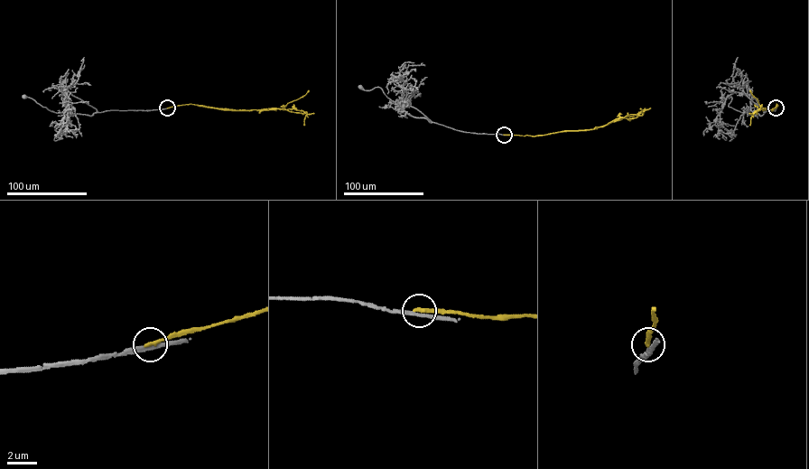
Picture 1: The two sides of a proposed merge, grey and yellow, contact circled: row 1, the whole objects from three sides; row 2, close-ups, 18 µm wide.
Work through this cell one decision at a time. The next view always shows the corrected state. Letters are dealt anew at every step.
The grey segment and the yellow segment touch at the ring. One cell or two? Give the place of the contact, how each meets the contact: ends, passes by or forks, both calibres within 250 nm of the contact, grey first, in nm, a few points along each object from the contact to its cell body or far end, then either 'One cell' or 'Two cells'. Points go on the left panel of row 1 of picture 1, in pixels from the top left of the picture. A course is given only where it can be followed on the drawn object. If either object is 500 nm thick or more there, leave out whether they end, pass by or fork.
Place: (167, 107). At the ring grey passes by. At the ring yellow ends. Thickness 240 nm (grey) against 280 nm. Course of grey: (167, 108), (111, 110), (89, 116), (74, 114), (65, 108), (55, 112), (24, 97). Course of yellow: (167, 108), (190, 104), (236, 110), (275, 107), (306, 112), (303, 125). Two cells

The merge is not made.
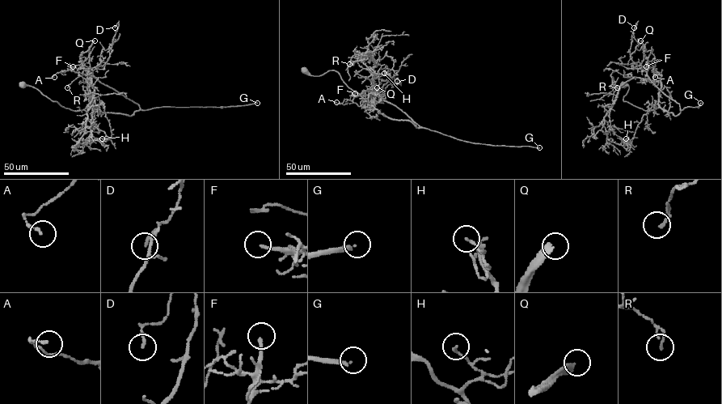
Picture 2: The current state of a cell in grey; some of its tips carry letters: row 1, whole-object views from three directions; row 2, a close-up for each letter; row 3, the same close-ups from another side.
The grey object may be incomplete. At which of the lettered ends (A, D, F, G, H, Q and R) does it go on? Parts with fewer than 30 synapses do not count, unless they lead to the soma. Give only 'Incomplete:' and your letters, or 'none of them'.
Incomplete: F, G, Q

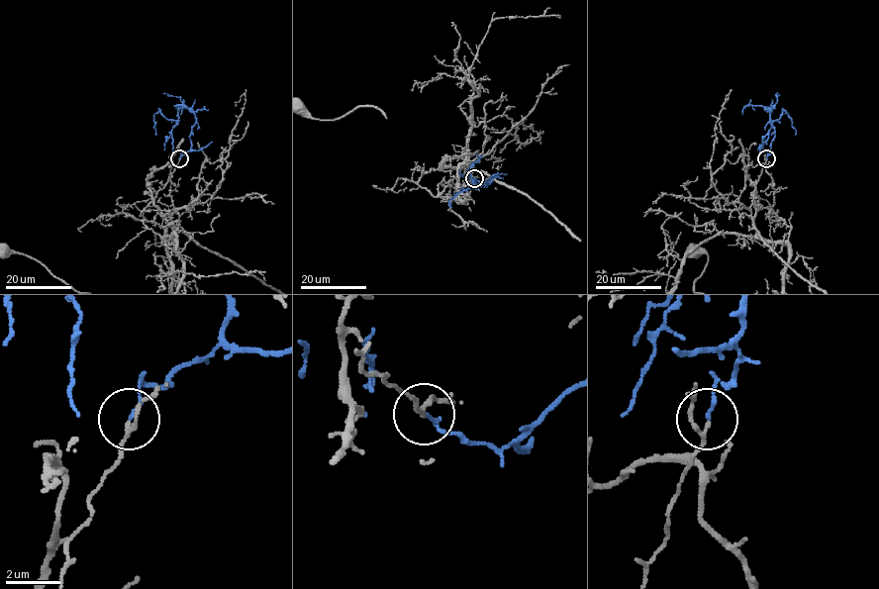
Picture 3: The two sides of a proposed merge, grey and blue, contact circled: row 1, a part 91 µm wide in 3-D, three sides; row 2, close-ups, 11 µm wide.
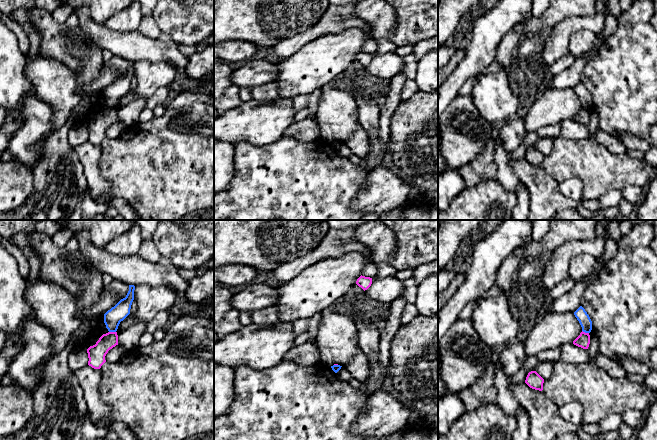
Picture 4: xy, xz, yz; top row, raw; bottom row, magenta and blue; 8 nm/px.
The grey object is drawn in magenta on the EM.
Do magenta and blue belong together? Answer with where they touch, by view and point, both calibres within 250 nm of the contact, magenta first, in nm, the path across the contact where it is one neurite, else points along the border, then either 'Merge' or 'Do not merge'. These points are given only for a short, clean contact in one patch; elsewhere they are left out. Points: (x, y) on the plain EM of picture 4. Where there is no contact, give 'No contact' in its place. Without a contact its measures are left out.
Touches magenta at xy (112, 108). Thickness 140 nm (magenta) against 140 nm. Boundary: xy (109, 107), (115, 108). Do not merge

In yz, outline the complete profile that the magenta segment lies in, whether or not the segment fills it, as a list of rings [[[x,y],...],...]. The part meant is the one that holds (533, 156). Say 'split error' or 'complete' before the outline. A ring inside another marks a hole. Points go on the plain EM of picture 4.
complete | [[[531,147],[527,151],[525,159],[532,165],[542,167],[544,155],[536,147]]]

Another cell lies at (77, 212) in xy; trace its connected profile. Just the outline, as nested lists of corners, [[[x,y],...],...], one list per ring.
[[[84,191],[79,196],[78,203],[77,203],[75,209],[73,210],[71,215],[66,220],[80,220],[83,217],[82,216],[82,205],[83,205],[85,193],[86,193],[86,191]]]

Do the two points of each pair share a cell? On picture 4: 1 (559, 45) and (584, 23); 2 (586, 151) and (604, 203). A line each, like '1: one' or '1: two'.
1: one
2: two

